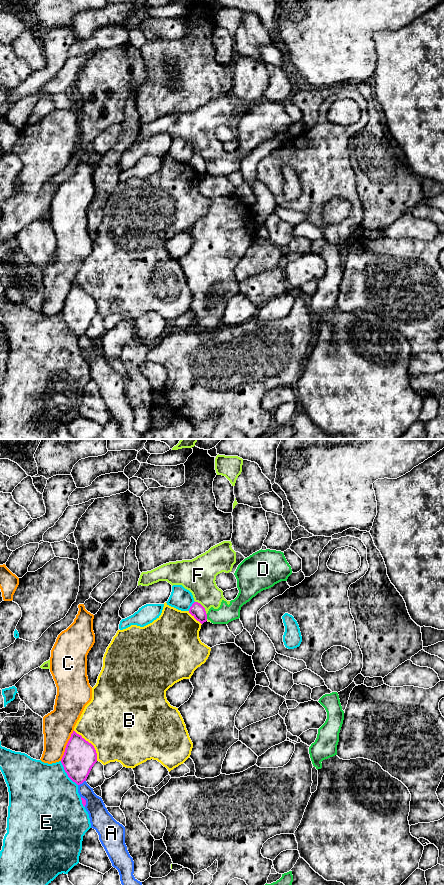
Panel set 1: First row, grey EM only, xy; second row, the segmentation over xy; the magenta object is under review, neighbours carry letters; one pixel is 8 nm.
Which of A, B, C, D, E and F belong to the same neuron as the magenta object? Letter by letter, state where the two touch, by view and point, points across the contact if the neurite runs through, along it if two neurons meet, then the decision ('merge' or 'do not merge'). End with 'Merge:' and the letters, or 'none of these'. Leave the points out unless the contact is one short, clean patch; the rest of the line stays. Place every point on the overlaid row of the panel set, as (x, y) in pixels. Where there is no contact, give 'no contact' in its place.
A: contact xy (81, 783); do not merge
B: contact xy (91, 744); do not merge
C: contact xy (66, 745); do not merge
D: contact xy (206, 616); border xy (206, 614), (207, 618); do not merge
E: contact xy (66, 772); do not merge
F: contact xy (203, 607); do not merge
Merge: none of these

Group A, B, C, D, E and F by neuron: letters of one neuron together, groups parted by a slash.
A / B / C / D F / E

